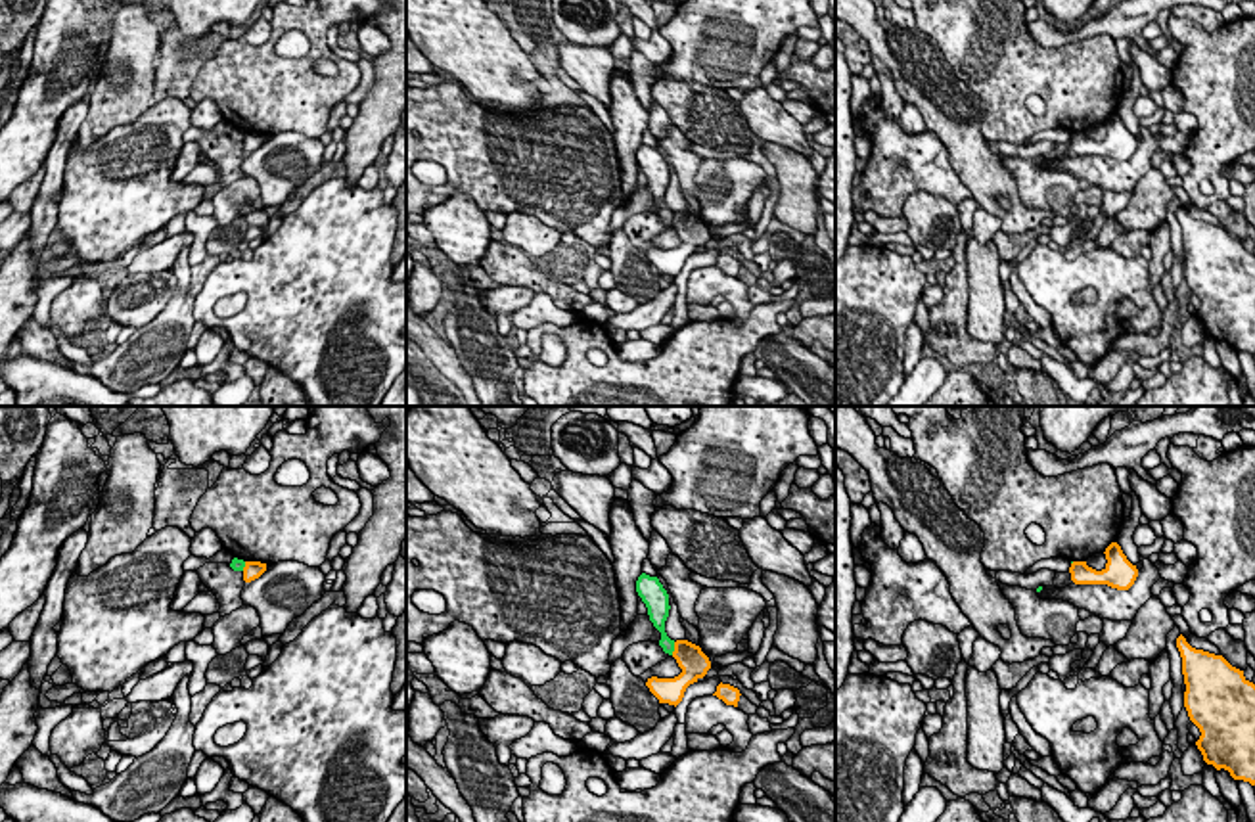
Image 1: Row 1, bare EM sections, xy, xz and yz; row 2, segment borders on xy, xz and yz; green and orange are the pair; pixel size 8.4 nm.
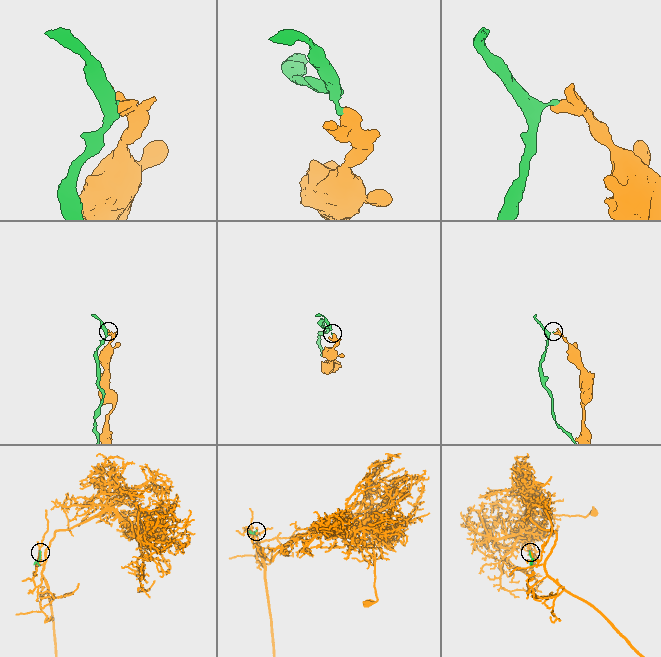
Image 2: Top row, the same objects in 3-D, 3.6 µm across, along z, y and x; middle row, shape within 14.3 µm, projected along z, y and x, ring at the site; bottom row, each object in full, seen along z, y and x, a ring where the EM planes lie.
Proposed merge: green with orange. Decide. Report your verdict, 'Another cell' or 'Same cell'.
Another cell

